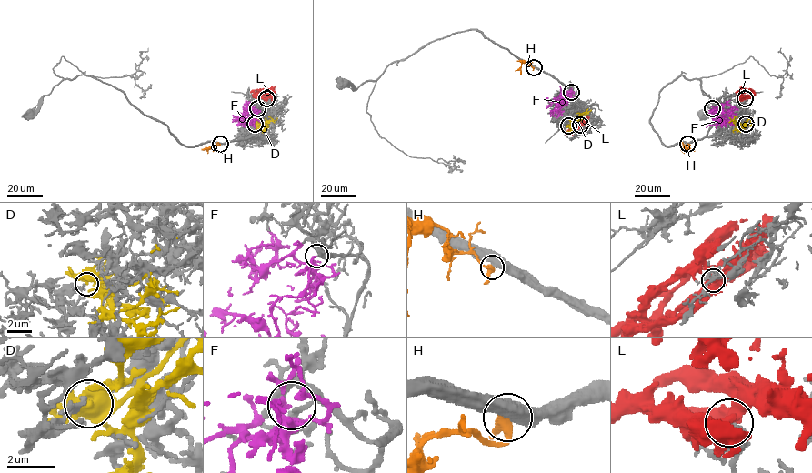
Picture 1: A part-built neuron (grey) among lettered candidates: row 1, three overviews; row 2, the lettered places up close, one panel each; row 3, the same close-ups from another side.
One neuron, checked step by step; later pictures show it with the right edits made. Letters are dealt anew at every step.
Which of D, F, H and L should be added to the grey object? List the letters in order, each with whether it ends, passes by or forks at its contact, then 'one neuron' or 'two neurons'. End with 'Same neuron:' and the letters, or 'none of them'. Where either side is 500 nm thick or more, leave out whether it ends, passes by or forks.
D: it forks there; two neurons
F: it passes by; one neuron
H: two neurons
L: it passes by; two neurons
Same neuron: F

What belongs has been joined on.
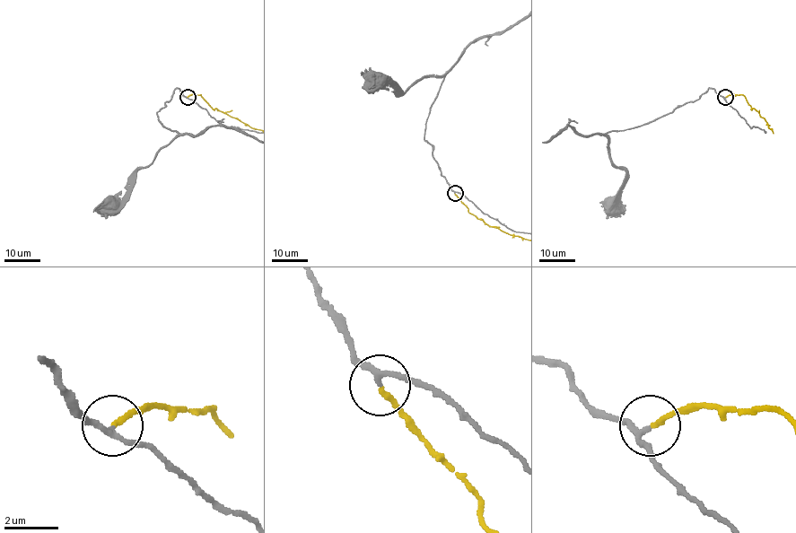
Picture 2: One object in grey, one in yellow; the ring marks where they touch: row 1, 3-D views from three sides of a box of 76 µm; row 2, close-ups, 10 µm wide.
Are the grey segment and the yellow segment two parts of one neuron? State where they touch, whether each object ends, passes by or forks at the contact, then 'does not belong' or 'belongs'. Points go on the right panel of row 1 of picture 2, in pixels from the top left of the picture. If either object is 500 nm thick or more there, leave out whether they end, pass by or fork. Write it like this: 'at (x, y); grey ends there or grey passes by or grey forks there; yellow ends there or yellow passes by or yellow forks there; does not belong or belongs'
at (725, 97); grey passes by; yellow ends there; belongs

